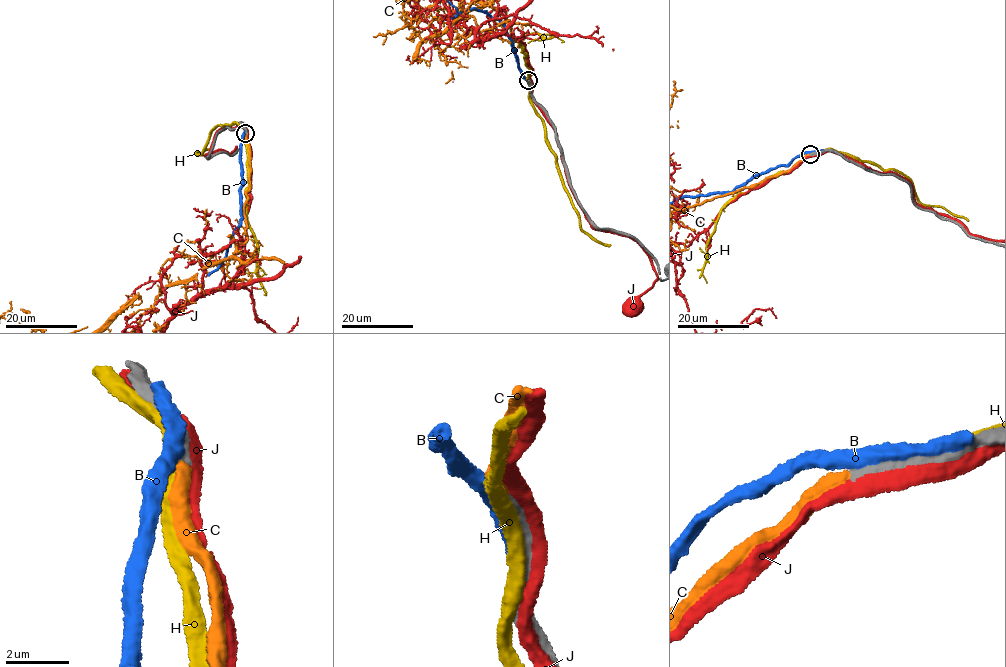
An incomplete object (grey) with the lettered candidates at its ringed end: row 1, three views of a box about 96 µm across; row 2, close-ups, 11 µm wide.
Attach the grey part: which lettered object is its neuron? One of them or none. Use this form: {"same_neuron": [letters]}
{"same_neuron": ["C"]}

